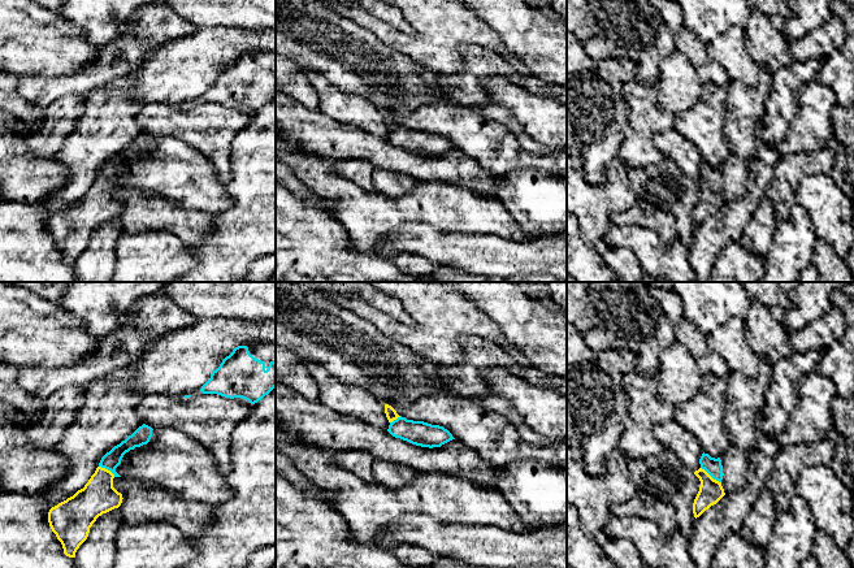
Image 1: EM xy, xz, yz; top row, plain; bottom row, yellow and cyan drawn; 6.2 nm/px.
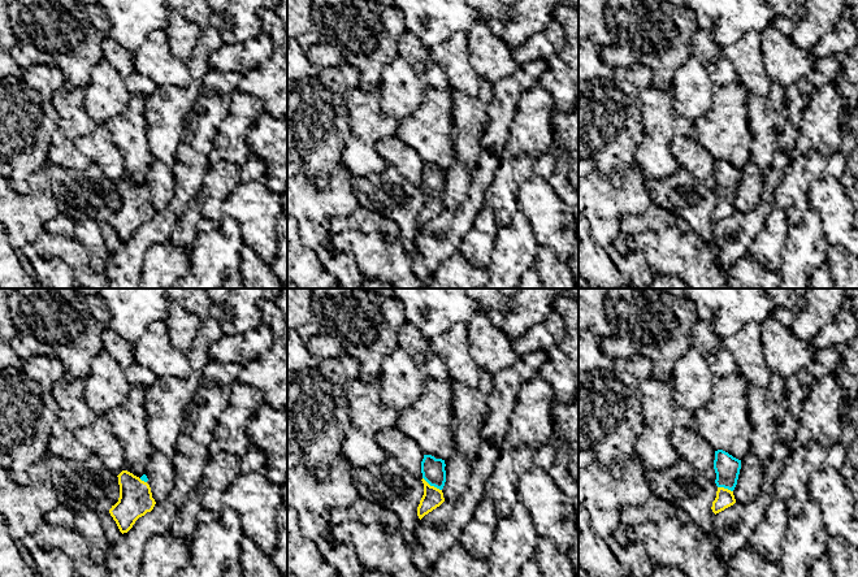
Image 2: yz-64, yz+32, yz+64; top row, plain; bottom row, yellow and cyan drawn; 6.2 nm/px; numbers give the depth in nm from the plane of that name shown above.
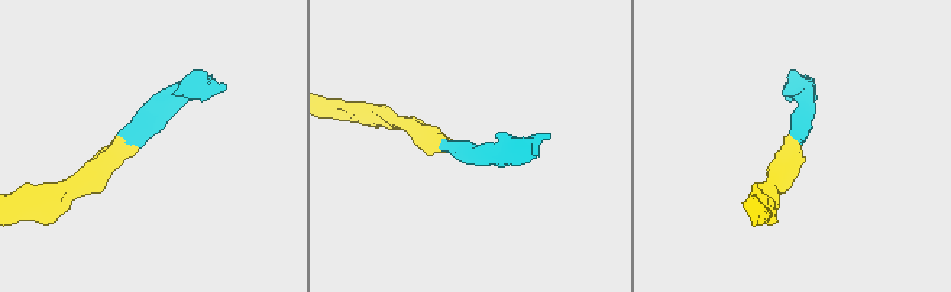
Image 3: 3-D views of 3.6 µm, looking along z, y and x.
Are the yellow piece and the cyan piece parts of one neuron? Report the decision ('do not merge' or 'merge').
merge

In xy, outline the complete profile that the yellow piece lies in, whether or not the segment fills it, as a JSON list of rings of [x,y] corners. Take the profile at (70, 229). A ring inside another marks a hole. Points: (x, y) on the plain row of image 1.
[[[146,133],[139,135],[101,166],[83,198],[49,218],[49,235],[66,265],[75,266],[77,259],[87,248],[90,237],[99,225],[121,214],[122,203],[113,196],[113,187],[121,186],[116,177],[126,161],[149,151],[152,139]]]

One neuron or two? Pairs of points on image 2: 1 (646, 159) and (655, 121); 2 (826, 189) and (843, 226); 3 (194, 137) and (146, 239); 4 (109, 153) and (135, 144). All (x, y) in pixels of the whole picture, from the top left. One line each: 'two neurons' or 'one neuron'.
1: one neuron
2: one neuron
3: one neuron
4: two neurons

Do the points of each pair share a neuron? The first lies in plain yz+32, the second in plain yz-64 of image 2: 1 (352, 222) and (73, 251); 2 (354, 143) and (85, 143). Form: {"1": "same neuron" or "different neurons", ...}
{"1": "different neurons", "2": "different neurons"}

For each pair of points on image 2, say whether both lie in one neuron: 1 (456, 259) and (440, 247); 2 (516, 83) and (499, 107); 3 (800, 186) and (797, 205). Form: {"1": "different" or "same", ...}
{"1": "different", "2": "same", "3": "same"}

